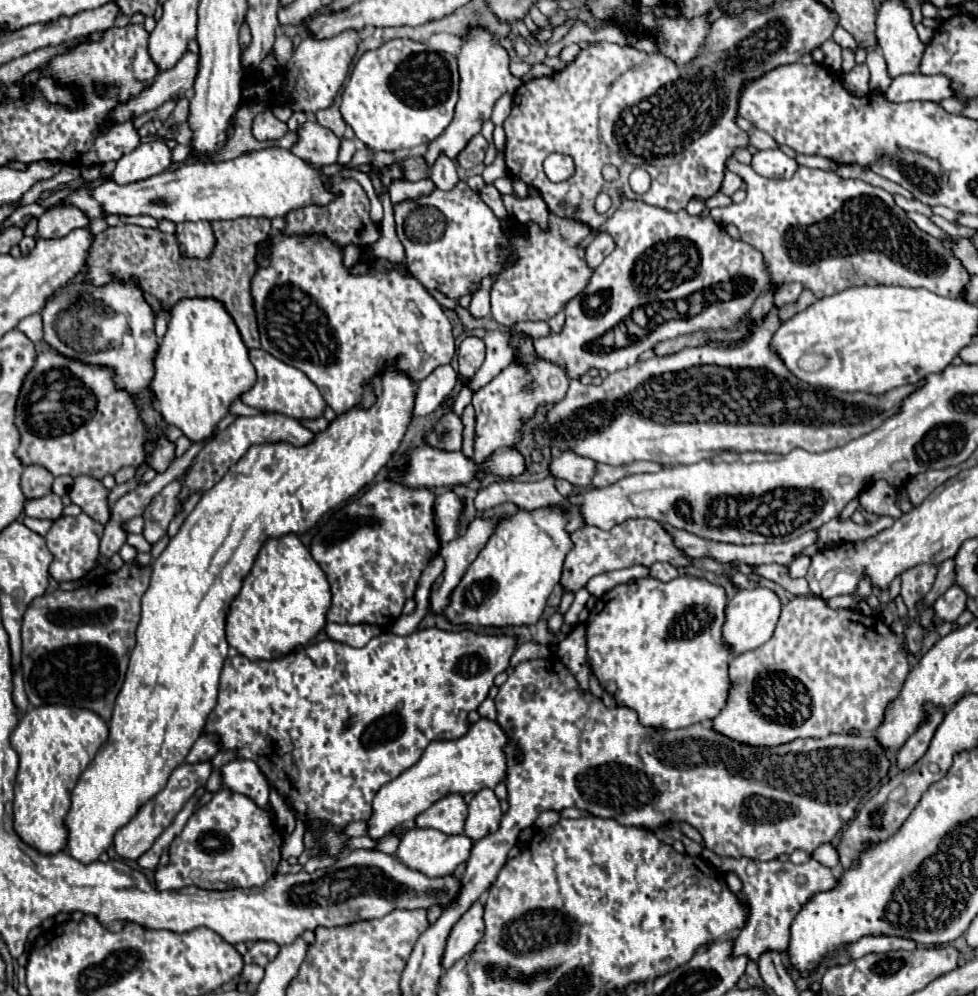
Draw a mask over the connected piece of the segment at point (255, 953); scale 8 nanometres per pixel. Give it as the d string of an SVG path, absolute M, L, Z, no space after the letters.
M254 942L242 958L244 958L244 964L266 966L270 960L278 956L278 952L280 952L280 946L276 946L276 942Z

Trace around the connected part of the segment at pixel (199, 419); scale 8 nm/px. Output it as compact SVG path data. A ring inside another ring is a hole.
M186 298L184 302L178 302L170 312L168 330L156 352L154 378L150 382L162 420L176 426L190 442L206 442L218 428L220 420L230 412L232 402L240 400L240 396L246 394L254 384L256 370L248 360L248 348L244 346L240 332L224 306L210 298Z

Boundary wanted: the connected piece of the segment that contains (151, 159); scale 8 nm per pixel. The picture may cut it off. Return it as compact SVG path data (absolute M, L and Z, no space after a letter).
M158 140L158 142L148 142L148 144L140 144L136 150L132 150L130 154L122 156L112 172L112 180L120 186L130 184L130 182L138 182L138 180L146 180L150 176L156 176L160 172L164 172L172 158L170 158L170 148Z

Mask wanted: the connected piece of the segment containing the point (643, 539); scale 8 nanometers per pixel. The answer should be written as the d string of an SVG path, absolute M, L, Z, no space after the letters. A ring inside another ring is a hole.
M638 518L638 520L628 520L612 530L600 530L596 526L584 526L576 532L570 534L570 540L574 548L568 552L564 560L564 570L560 578L560 586L564 592L576 594L580 588L586 588L588 580L592 576L604 574L604 572L614 572L630 566L646 566L650 568L654 562L670 562L674 568L688 568L692 566L692 558L674 544L674 538L670 532L662 528L656 520L650 518Z

